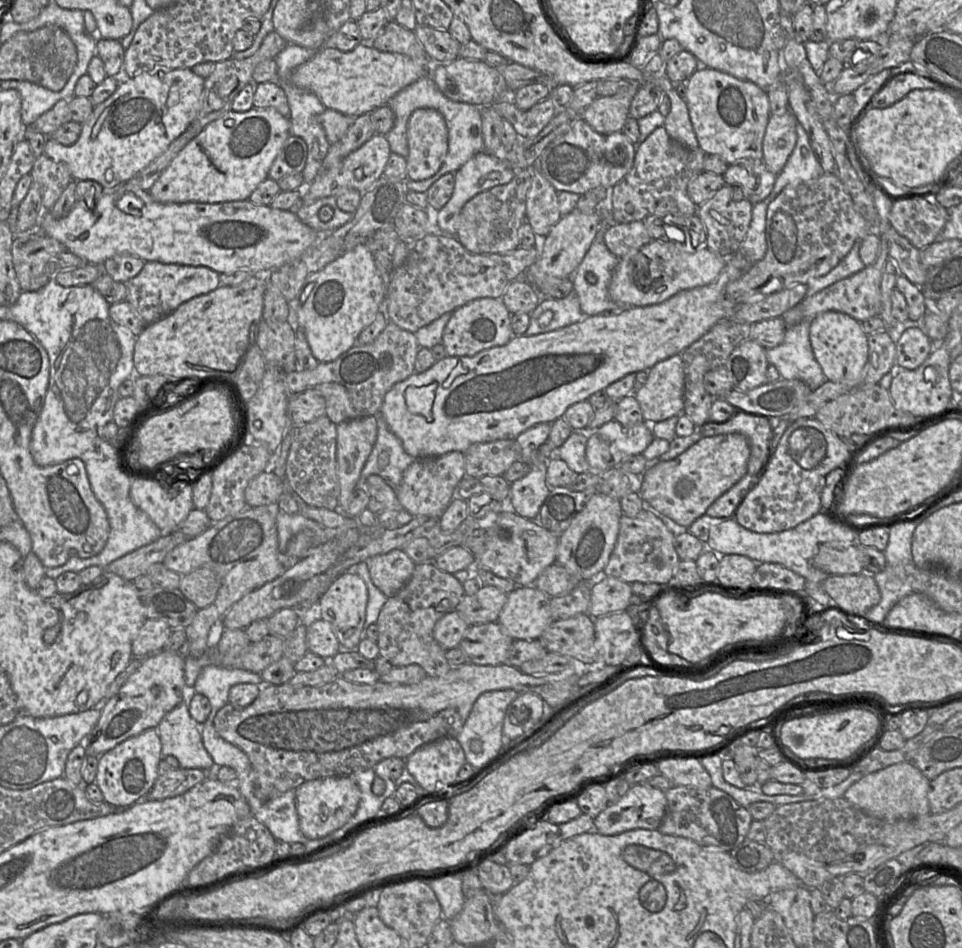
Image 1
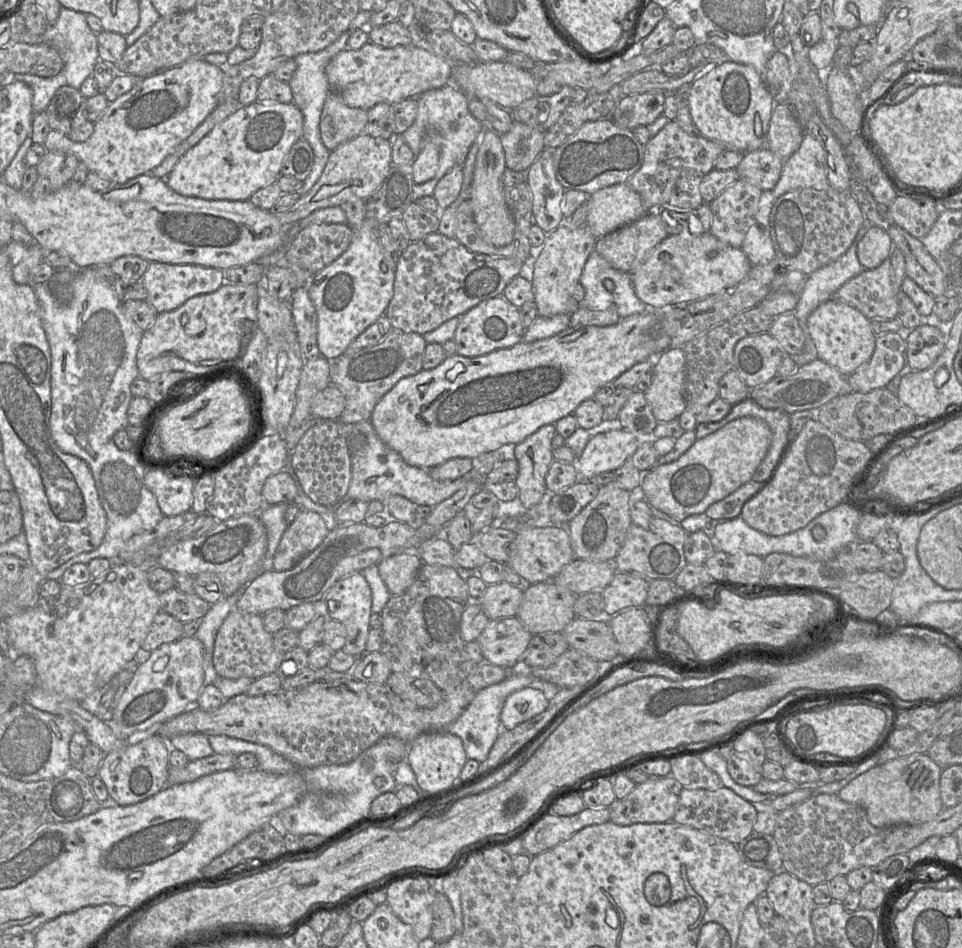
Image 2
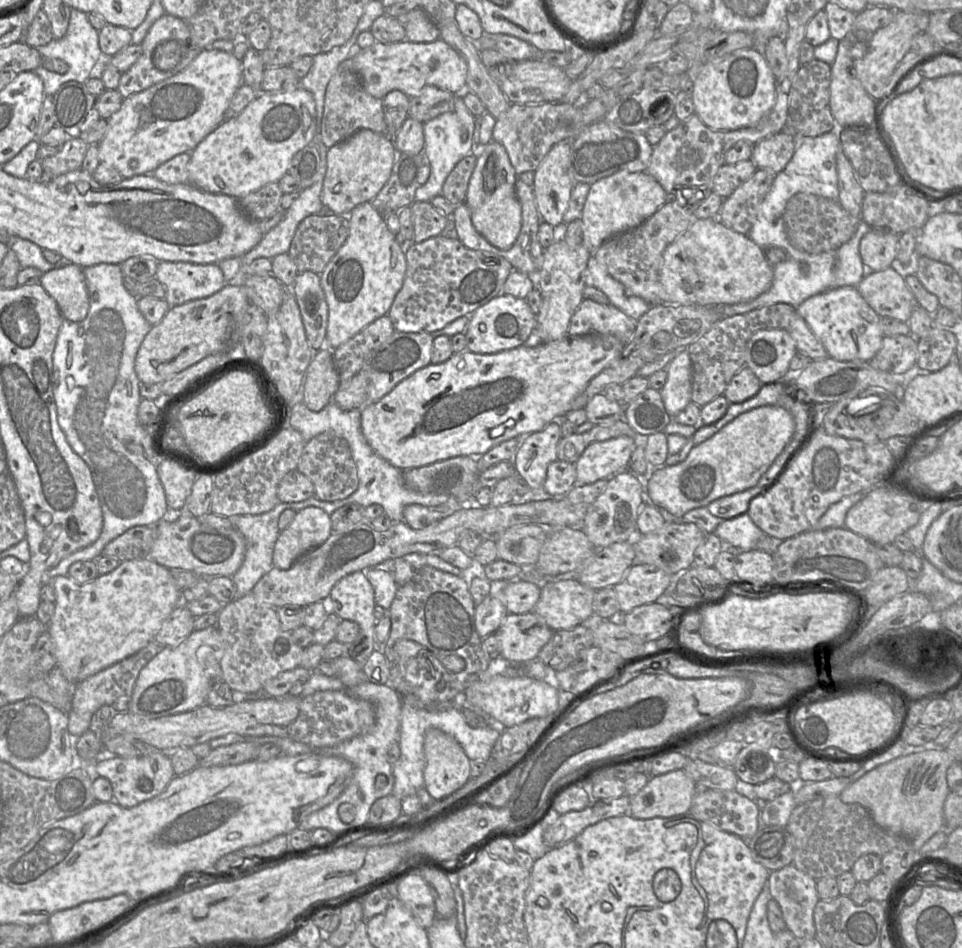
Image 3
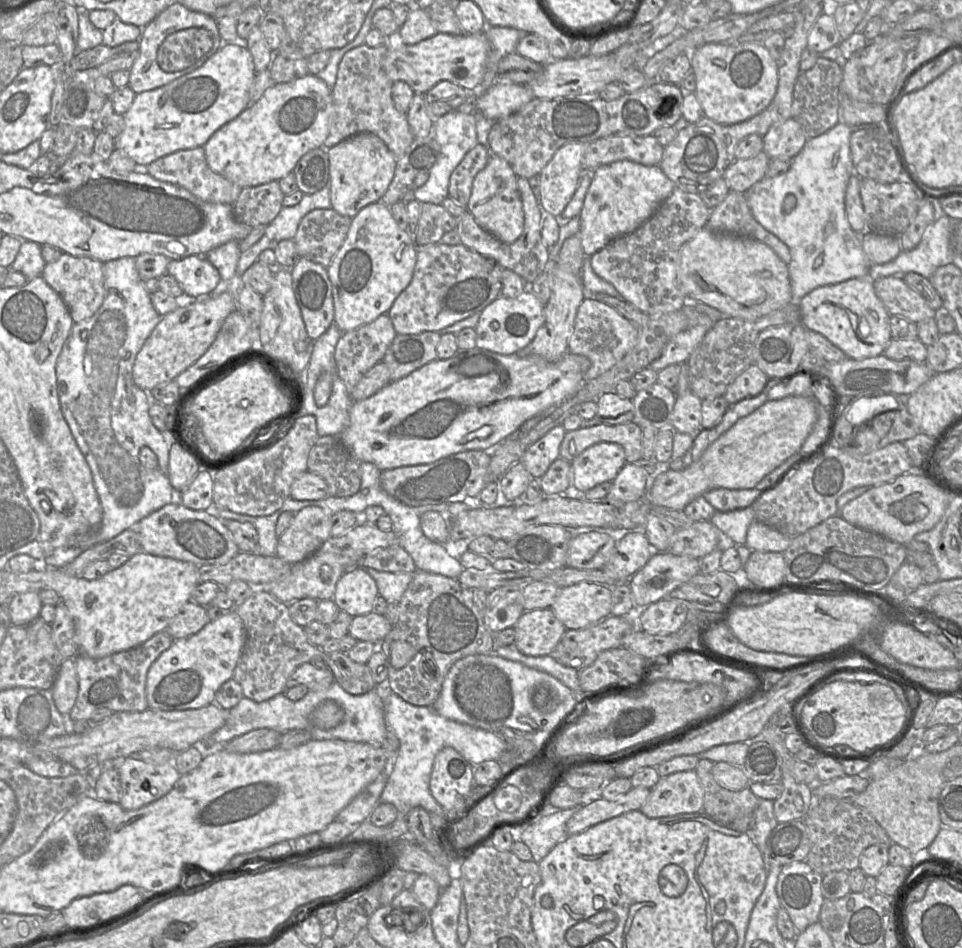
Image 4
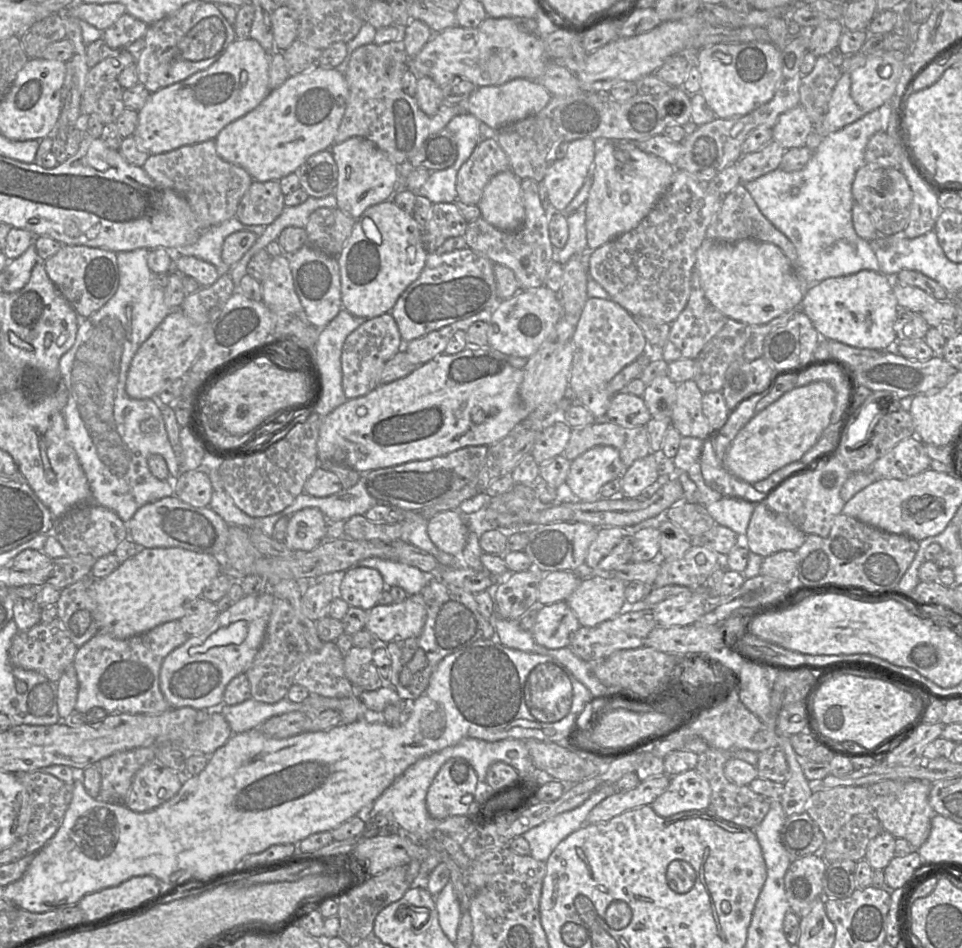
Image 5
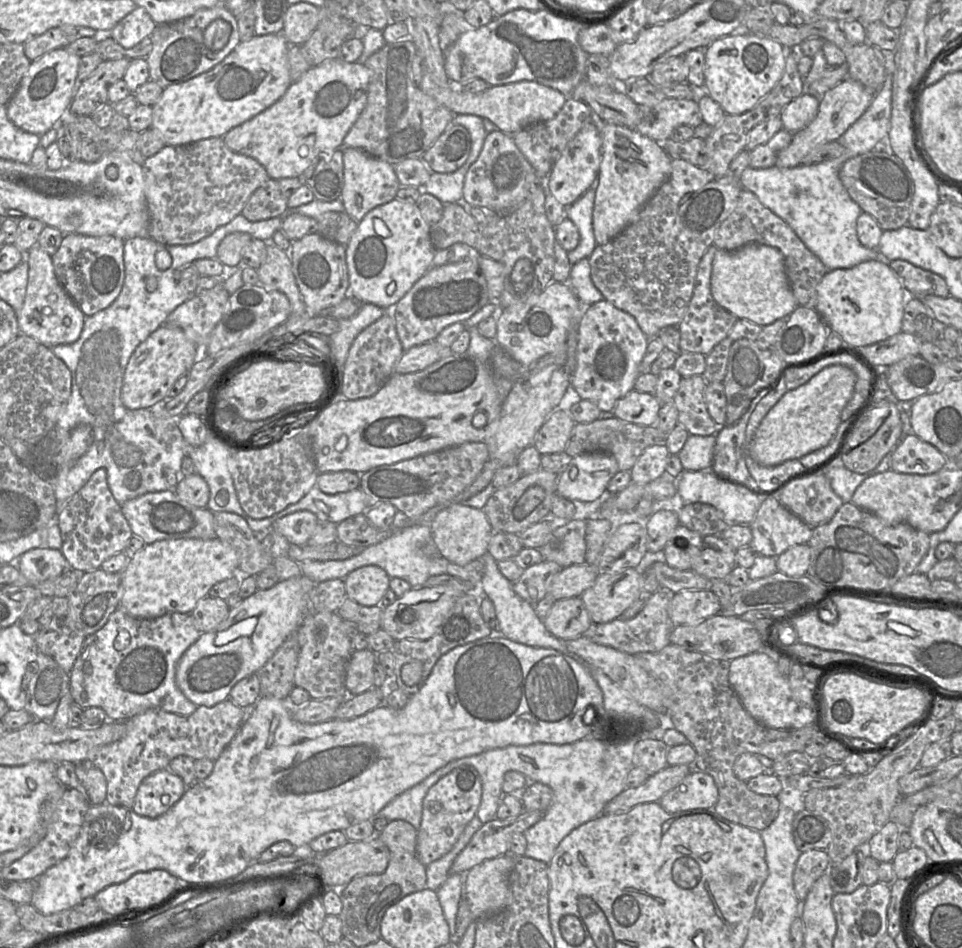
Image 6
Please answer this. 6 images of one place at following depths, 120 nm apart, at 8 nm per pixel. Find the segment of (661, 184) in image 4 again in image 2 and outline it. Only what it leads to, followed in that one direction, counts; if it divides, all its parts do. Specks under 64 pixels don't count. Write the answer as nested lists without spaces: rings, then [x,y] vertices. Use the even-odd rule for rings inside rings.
[[[627,182],[598,190],[586,203],[586,224],[597,239],[648,213],[640,195]]]

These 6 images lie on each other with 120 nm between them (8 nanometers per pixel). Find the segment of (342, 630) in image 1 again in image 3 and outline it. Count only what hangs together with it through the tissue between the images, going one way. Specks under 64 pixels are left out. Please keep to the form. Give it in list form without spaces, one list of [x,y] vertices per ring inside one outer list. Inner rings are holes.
[[[358,571],[343,577],[334,585],[329,598],[332,612],[335,612],[342,620],[350,620],[357,623],[360,628],[356,640],[350,645],[346,645],[346,655],[362,665],[377,648],[375,640],[376,620],[374,617],[374,608],[376,603],[374,590],[365,572]]]

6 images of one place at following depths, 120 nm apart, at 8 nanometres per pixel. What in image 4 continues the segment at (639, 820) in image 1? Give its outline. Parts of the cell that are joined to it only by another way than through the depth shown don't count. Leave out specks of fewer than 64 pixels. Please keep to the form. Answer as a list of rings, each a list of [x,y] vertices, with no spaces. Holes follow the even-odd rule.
[[[695,771],[662,777],[640,811],[649,818],[704,812],[704,793]]]

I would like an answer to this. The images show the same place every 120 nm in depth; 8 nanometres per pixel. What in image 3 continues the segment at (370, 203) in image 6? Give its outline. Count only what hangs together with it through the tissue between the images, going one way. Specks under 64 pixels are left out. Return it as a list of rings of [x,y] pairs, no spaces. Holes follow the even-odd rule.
[[[360,129],[329,148],[320,195],[326,211],[348,216],[357,205],[371,202],[388,181],[397,155],[393,140],[370,129]]]

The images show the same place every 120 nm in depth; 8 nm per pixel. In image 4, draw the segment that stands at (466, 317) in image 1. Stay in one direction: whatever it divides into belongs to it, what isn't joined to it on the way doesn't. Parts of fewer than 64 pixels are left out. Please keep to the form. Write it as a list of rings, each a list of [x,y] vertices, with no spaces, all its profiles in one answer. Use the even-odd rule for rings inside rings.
[[[526,289],[515,298],[498,297],[479,315],[476,331],[476,347],[502,355],[511,355],[528,346],[544,322],[544,305]]]

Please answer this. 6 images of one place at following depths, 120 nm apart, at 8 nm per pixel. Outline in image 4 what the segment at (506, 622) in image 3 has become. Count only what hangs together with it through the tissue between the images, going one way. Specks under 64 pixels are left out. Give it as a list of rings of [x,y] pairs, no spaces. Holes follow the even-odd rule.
[[[551,608],[525,611],[513,626],[514,645],[524,655],[551,655],[567,628]]]

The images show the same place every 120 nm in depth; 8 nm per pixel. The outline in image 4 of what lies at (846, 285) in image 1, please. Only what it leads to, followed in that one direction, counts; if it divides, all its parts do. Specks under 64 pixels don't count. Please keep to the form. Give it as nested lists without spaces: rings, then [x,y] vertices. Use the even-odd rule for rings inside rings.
[[[888,276],[873,281],[874,291],[890,315],[902,316],[918,323],[927,318],[937,318],[938,311],[932,309],[926,300],[913,288],[909,287],[899,276]]]

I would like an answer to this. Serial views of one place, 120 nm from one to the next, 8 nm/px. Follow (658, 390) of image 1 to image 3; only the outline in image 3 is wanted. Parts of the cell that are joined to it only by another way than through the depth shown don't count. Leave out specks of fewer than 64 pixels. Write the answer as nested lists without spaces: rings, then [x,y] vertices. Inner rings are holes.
[[[687,349],[666,367],[667,380],[660,394],[666,412],[674,418],[691,402],[692,363]]]

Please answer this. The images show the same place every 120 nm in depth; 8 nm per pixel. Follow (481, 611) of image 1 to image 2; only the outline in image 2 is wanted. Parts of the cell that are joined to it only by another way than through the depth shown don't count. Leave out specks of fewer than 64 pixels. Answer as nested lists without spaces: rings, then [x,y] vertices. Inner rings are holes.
[[[507,582],[488,585],[479,599],[485,615],[491,620],[514,617],[523,598],[523,587]]]

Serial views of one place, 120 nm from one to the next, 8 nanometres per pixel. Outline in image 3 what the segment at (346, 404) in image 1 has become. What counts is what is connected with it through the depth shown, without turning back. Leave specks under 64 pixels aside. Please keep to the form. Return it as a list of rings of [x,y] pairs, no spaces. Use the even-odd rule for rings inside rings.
[[[394,331],[392,336],[387,339],[380,346],[375,348],[365,359],[362,369],[359,372],[365,372],[368,379],[368,394],[363,402],[361,409],[379,401],[386,394],[388,394],[398,383],[409,377],[415,371],[427,366],[431,363],[431,353],[433,347],[434,337],[427,332],[399,332]]]

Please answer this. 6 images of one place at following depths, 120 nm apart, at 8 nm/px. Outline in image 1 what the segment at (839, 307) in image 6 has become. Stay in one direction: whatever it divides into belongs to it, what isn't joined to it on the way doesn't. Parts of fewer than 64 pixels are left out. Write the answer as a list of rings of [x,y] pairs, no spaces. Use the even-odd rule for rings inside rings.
[[[825,311],[811,321],[809,337],[814,356],[827,380],[847,387],[862,385],[869,347],[868,335],[864,332],[861,322],[843,312]]]

